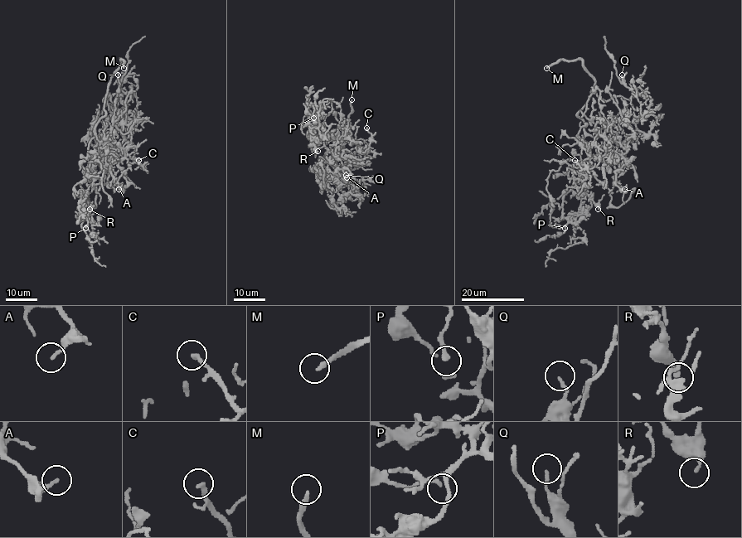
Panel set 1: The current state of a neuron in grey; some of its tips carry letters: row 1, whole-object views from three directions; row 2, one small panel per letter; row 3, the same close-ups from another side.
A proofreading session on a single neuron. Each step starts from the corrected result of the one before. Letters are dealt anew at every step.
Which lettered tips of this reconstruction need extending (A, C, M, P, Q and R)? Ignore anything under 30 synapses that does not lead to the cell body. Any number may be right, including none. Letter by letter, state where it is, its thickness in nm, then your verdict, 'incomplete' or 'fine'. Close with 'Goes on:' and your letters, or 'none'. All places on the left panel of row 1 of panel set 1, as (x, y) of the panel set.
A: place (118, 189); calibre 160 nm; fine
C: place (138, 160); calibre 200 nm; fine
M: place (123, 68); calibre 190 nm; incomplete
P: place (85, 228); calibre 200 nm; fine
Q: place (118, 75); calibre 140 nm; fine
R: place (89, 209); calibre 240 nm; fine
Goes on: M

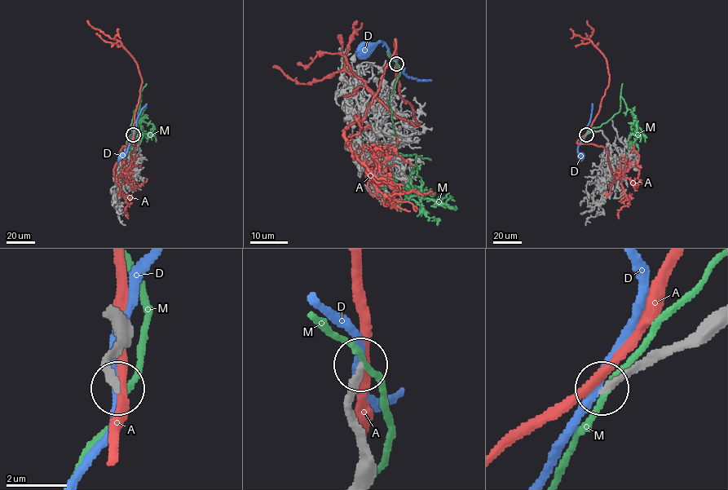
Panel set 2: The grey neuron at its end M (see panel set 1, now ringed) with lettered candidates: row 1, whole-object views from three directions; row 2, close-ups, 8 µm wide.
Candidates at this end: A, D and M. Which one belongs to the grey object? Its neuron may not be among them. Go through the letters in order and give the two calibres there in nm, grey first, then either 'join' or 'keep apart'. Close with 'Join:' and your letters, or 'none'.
A: calibres 240 and 280 nm; keep apart
D: calibres 220 and 280 nm; keep apart
M: calibres 200 and 180 nm; keep apart
Join: none

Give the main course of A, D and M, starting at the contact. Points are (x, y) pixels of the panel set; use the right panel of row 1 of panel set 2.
A: (586, 134), (577, 143), (606, 148), (614, 174), (626, 177), (637, 185), (640, 183), (639, 156), (633, 143)
D: (586, 134), (578, 148), (581, 156)
M: (586, 134), (619, 112), (621, 97), (641, 130), (628, 147)

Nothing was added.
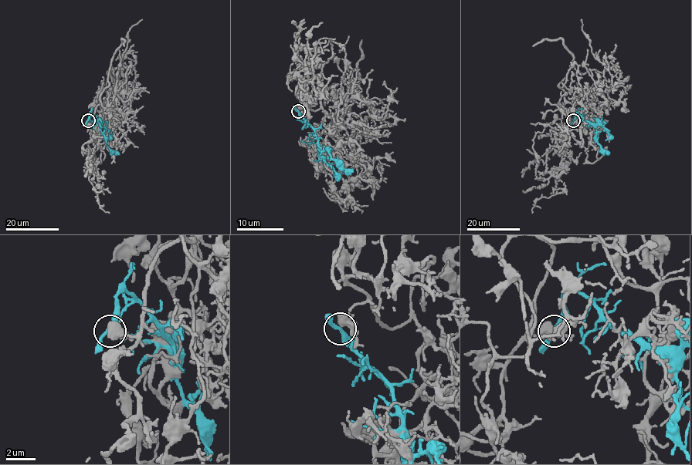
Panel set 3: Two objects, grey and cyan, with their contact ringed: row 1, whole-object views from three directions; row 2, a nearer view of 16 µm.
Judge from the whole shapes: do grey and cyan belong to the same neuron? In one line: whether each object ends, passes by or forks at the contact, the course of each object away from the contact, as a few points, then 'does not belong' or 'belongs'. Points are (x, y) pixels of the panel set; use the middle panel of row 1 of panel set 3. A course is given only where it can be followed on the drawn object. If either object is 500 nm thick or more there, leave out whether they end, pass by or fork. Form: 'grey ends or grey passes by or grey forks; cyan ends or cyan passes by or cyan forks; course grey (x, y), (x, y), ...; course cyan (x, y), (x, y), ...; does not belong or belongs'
course grey (297, 110), (306, 102), (318, 109), (334, 85), (331, 132), (341, 171), (371, 126), (392, 126); course cyan (297, 111), (315, 132), (320, 149), (327, 150), (331, 157), (344, 168), (353, 171); does not belong

